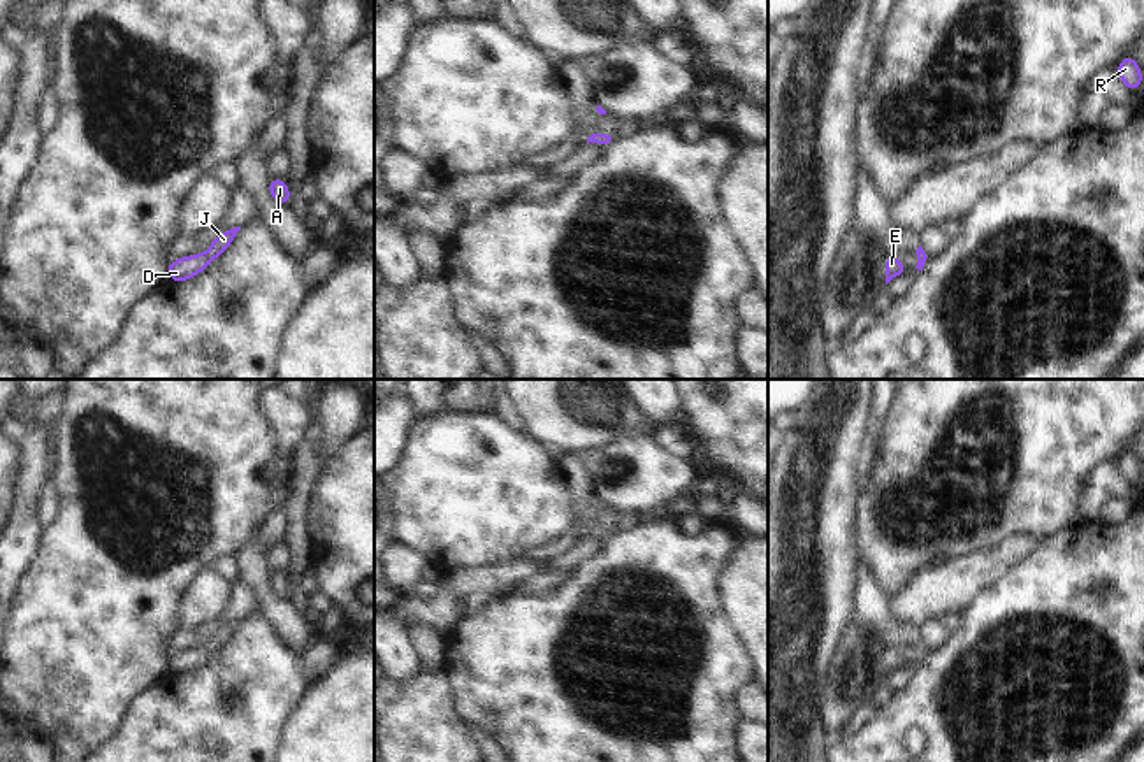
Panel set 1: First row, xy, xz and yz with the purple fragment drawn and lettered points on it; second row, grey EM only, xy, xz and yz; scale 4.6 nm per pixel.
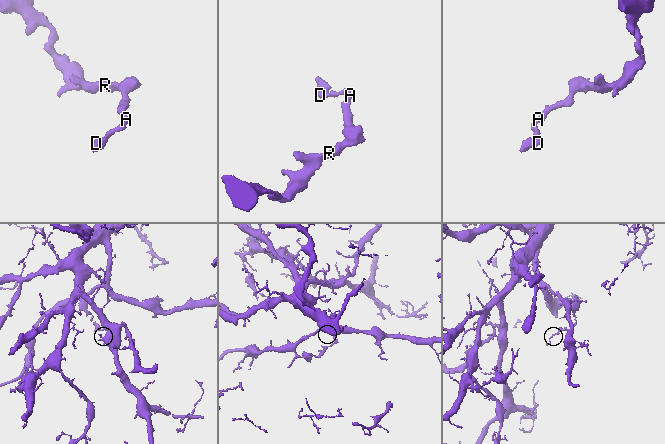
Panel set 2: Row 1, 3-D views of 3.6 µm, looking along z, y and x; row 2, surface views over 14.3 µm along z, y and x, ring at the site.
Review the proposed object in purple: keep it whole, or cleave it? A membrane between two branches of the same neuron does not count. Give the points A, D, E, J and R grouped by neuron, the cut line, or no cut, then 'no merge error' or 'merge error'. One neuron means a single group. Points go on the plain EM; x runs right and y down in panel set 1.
A D E J R; no cut; no merge error

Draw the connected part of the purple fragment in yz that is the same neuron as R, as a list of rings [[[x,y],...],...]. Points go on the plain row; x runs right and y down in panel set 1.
[[[1132,448],[1121,453],[1116,464],[1128,483],[1135,483],[1142,479],[1142,467]]]

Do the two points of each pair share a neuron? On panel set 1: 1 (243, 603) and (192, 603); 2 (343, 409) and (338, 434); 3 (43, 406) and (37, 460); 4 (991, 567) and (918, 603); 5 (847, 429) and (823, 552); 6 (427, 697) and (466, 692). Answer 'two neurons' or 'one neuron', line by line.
1: two neurons
2: one neuron
3: two neurons
4: one neuron
5: one neuron
6: two neurons

